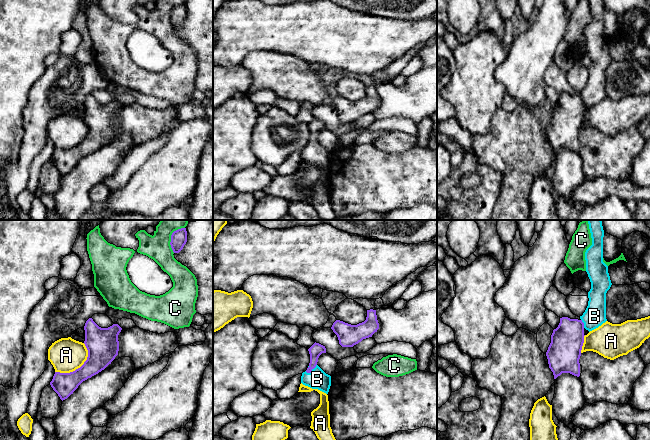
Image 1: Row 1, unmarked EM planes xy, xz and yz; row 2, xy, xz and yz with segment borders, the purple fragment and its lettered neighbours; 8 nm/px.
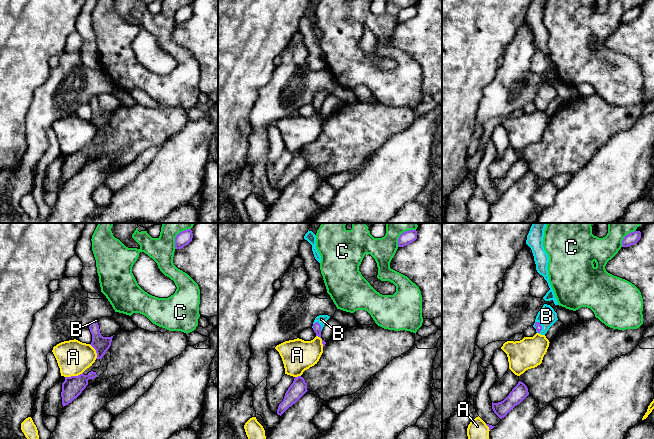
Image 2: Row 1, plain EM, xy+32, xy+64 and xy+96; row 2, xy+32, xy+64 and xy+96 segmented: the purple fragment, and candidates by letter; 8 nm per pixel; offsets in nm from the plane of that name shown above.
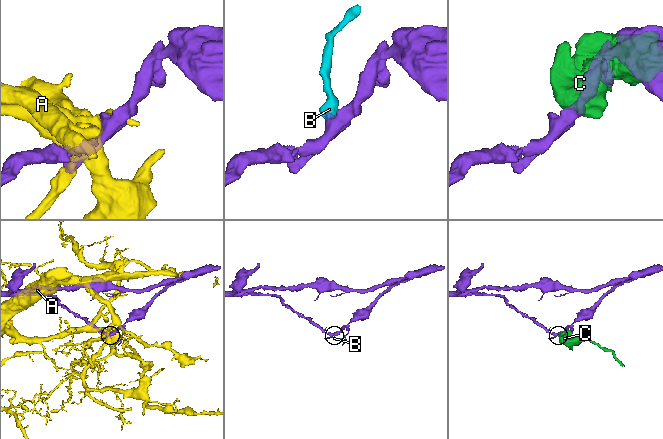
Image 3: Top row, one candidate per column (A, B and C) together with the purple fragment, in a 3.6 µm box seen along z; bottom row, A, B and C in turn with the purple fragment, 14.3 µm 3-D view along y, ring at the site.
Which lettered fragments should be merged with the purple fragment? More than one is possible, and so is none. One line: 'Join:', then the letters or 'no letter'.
Join: B

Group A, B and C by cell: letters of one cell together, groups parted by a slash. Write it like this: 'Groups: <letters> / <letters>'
Groups: A / B / C

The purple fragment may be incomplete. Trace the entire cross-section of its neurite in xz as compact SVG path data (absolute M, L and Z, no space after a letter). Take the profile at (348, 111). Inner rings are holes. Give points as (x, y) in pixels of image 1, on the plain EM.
M367 86L366 96L357 101L351 101L340 96L336 96L331 105L337 111L339 120L342 123L353 123L363 115L372 113L379 105L376 86Z

